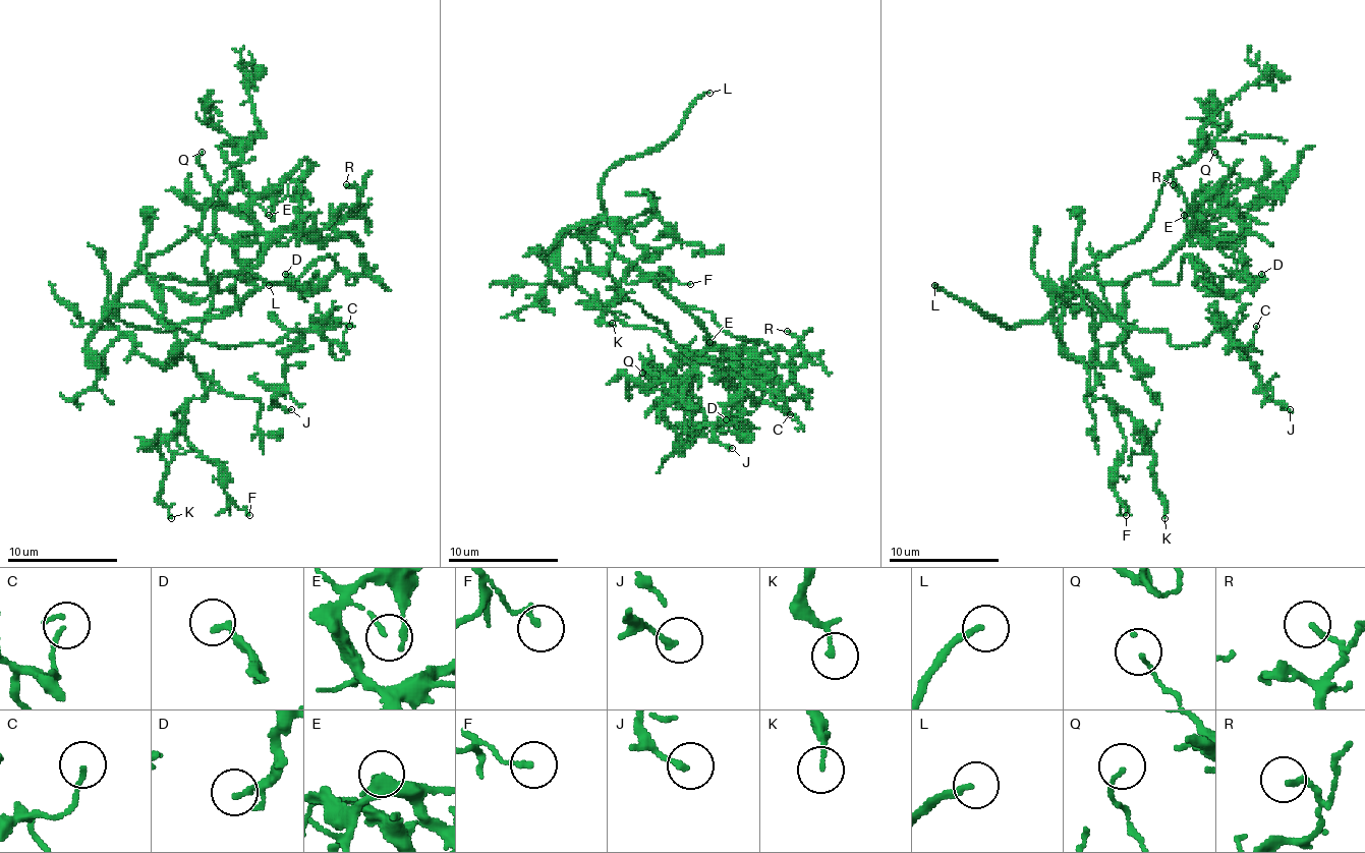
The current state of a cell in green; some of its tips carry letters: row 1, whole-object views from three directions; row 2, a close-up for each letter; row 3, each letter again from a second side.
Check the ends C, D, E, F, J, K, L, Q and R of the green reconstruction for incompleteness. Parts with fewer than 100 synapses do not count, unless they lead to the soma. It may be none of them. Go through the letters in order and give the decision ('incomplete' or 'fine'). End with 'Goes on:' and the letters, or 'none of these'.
C: fine
D: fine
E: fine
F: fine
J: fine
K: fine
L: incomplete
Q: fine
R: fine
Goes on: L

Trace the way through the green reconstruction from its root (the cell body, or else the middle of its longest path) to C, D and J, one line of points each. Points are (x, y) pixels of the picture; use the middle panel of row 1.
C: (573, 237), (562, 237), (560, 268), (584, 292), (629, 326), (657, 328), (698, 358), (779, 392), (790, 414)
D: (573, 237), (604, 239), (673, 297), (776, 356), (745, 381), (742, 409), (726, 419)
J: (573, 237), (562, 237), (560, 268), (584, 292), (742, 384), (715, 429), (732, 448)

